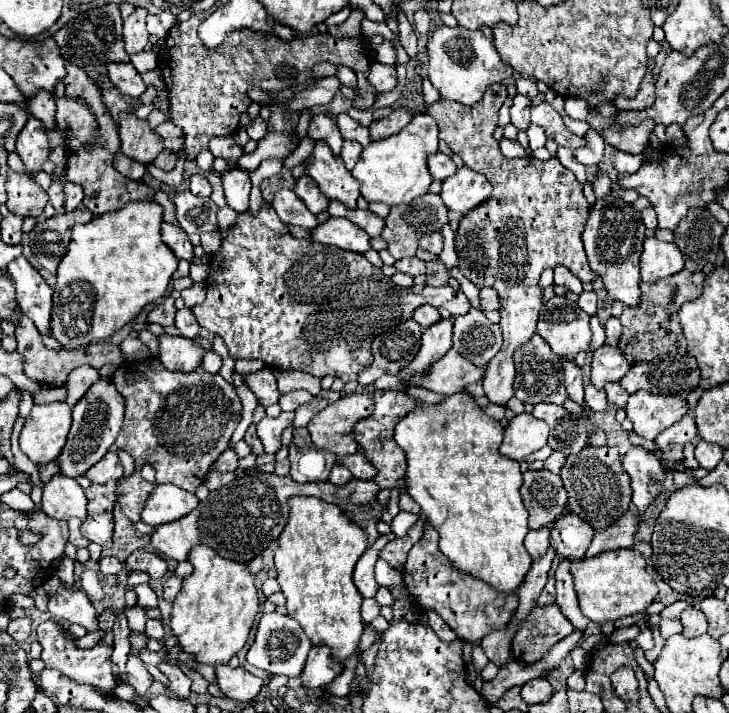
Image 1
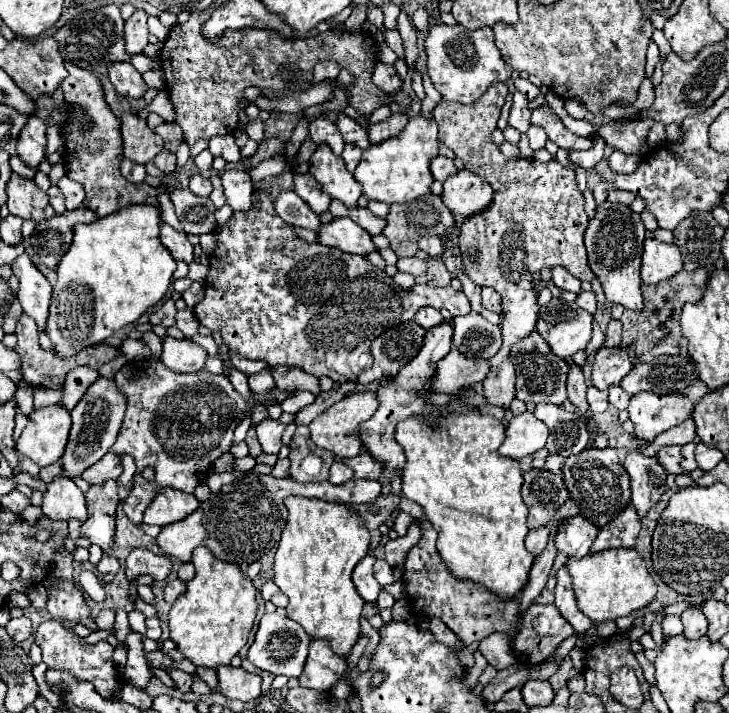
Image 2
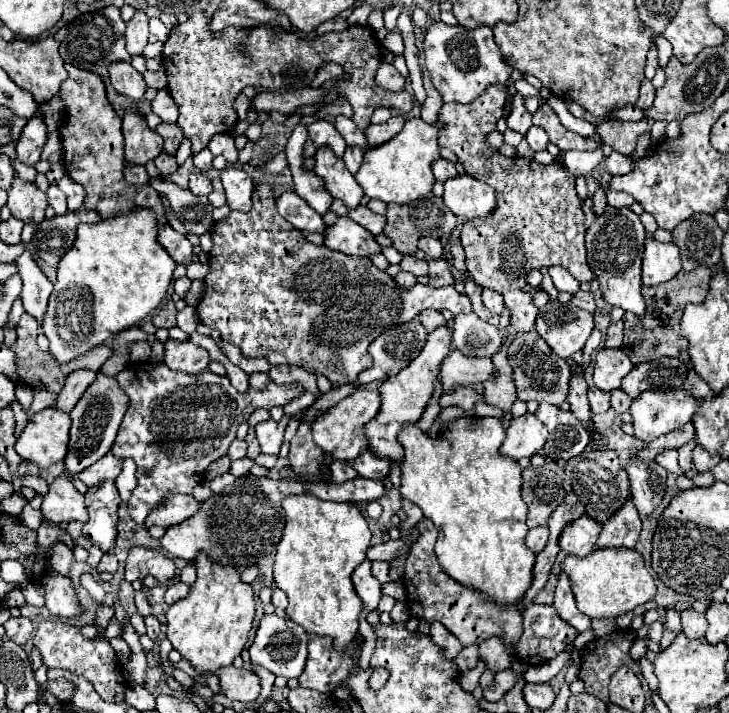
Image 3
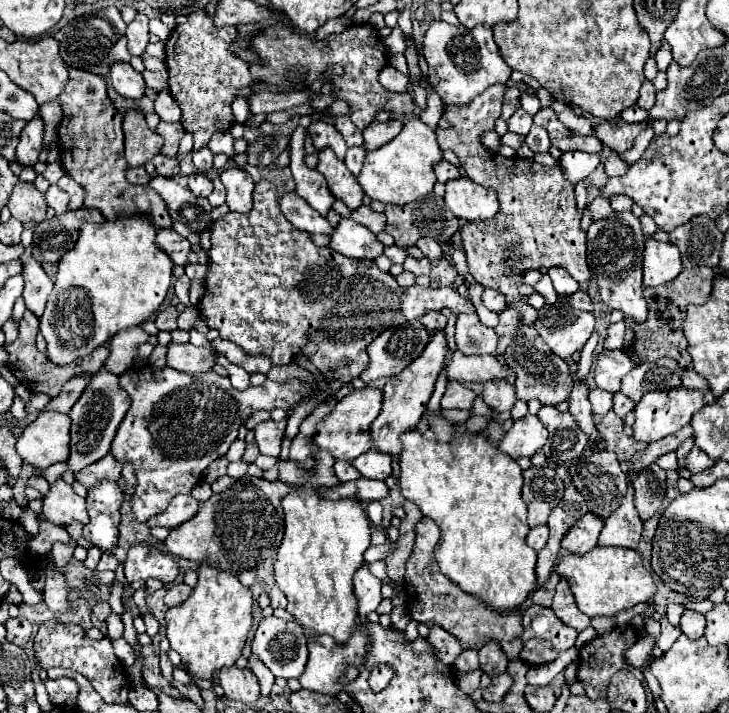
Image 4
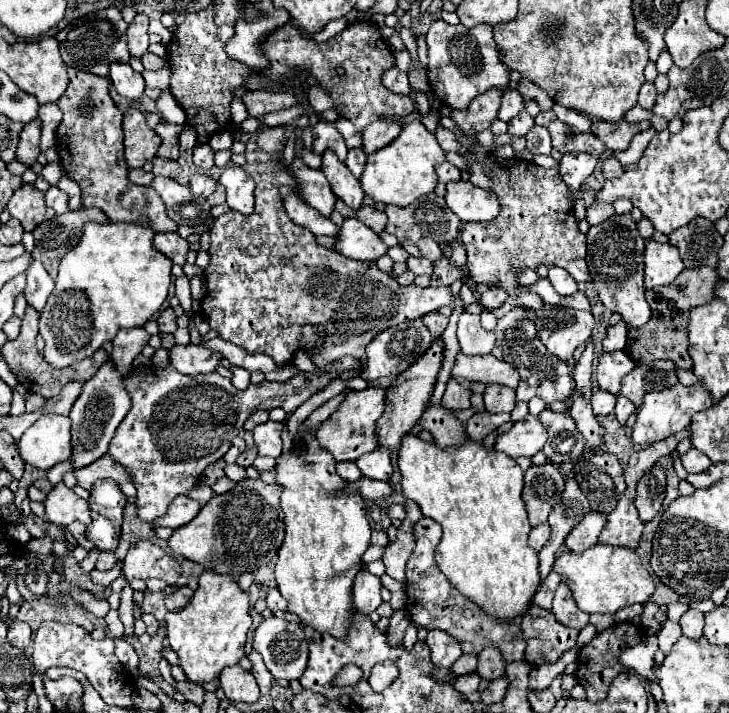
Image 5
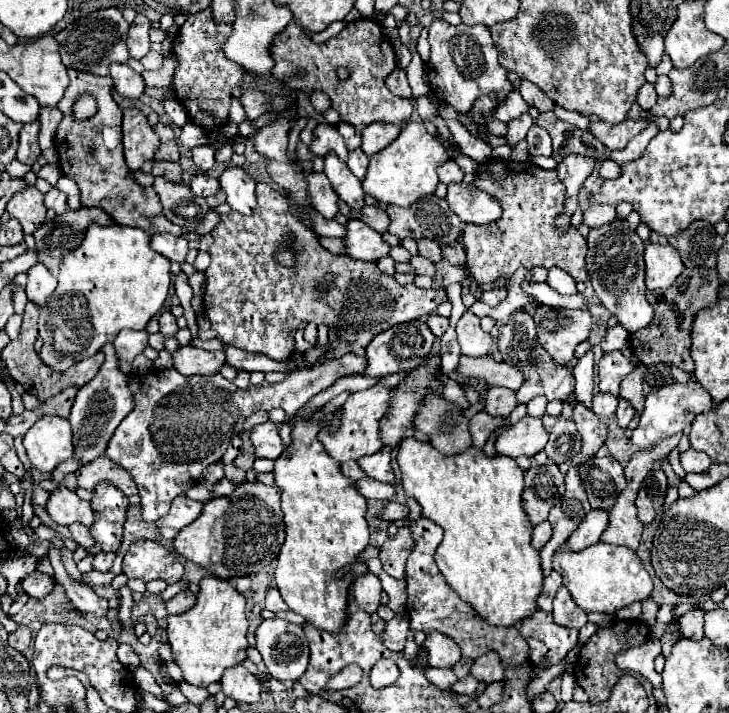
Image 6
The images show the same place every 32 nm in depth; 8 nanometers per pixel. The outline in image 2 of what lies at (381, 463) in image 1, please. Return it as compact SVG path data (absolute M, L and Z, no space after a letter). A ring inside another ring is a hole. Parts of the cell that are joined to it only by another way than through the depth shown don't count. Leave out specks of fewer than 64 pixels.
M448 322L428 330L426 338L424 338L424 346L418 352L418 356L408 366L404 366L392 382L378 388L376 394L378 394L380 406L370 420L360 424L360 438L366 446L366 450L370 452L370 456L384 464L384 472L378 478L380 484L390 484L390 478L394 476L394 472L398 472L398 474L402 472L406 456L404 456L404 450L400 448L400 444L394 440L396 426L398 426L398 422L402 422L406 418L416 418L422 414L422 410L428 402L426 394L430 392L428 380L432 380L432 372L436 372L436 362L442 360L450 352L450 346L452 346L452 326Z

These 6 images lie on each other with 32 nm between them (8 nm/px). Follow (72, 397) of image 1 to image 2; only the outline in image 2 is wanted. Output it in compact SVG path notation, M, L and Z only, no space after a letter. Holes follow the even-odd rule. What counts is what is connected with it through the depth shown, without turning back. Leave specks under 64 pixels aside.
M82 366L82 368L72 370L72 372L68 374L68 378L66 378L64 388L62 388L62 400L60 400L60 404L62 404L64 408L70 408L70 410L72 410L72 408L78 404L78 400L84 396L86 388L88 388L96 378L98 378L98 372L92 370L92 368Z

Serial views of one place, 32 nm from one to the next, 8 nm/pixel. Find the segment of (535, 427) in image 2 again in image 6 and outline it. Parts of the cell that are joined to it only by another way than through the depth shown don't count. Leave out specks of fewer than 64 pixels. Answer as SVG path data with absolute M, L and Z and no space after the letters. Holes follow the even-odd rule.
M524 416L518 424L510 426L496 438L496 452L518 458L518 456L534 456L544 450L548 442L548 432L542 426L540 418Z

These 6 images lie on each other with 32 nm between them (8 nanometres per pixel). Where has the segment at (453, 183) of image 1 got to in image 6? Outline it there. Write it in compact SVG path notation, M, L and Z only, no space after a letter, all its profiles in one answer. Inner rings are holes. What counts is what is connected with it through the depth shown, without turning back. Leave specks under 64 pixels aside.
M450 184L446 196L450 210L470 224L490 224L502 216L500 202L490 194L468 184Z

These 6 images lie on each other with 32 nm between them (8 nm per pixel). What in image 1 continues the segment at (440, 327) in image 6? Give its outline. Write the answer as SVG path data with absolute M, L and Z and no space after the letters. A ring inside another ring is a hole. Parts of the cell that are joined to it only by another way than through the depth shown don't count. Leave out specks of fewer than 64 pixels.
M422 306L422 308L418 308L416 312L414 312L414 320L422 326L422 328L428 328L428 326L432 326L432 324L436 324L438 320L440 320L440 314L438 314L438 310L436 308L432 308L432 306Z

